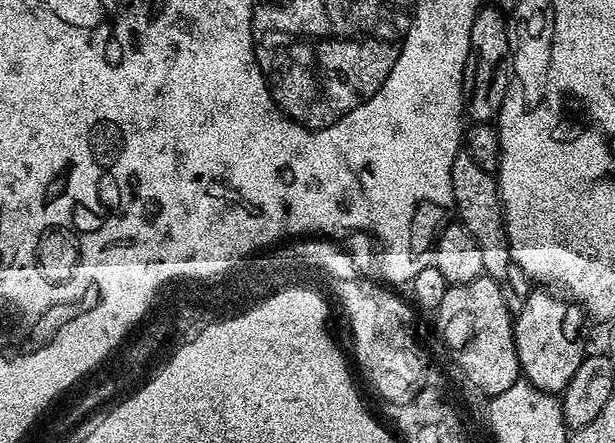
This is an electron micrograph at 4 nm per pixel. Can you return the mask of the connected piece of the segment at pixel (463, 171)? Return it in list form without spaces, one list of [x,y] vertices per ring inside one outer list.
[[[461,150],[454,158],[452,167],[452,193],[456,199],[455,215],[460,215],[457,216],[459,223],[463,224],[466,230],[470,230],[474,242],[478,242],[478,250],[482,250],[484,275],[491,280],[504,280],[506,270],[510,270],[513,262],[508,233],[504,230],[504,208],[500,204],[500,188],[496,184],[495,175],[482,170],[482,166],[478,166],[474,158],[470,158],[467,150]]]

